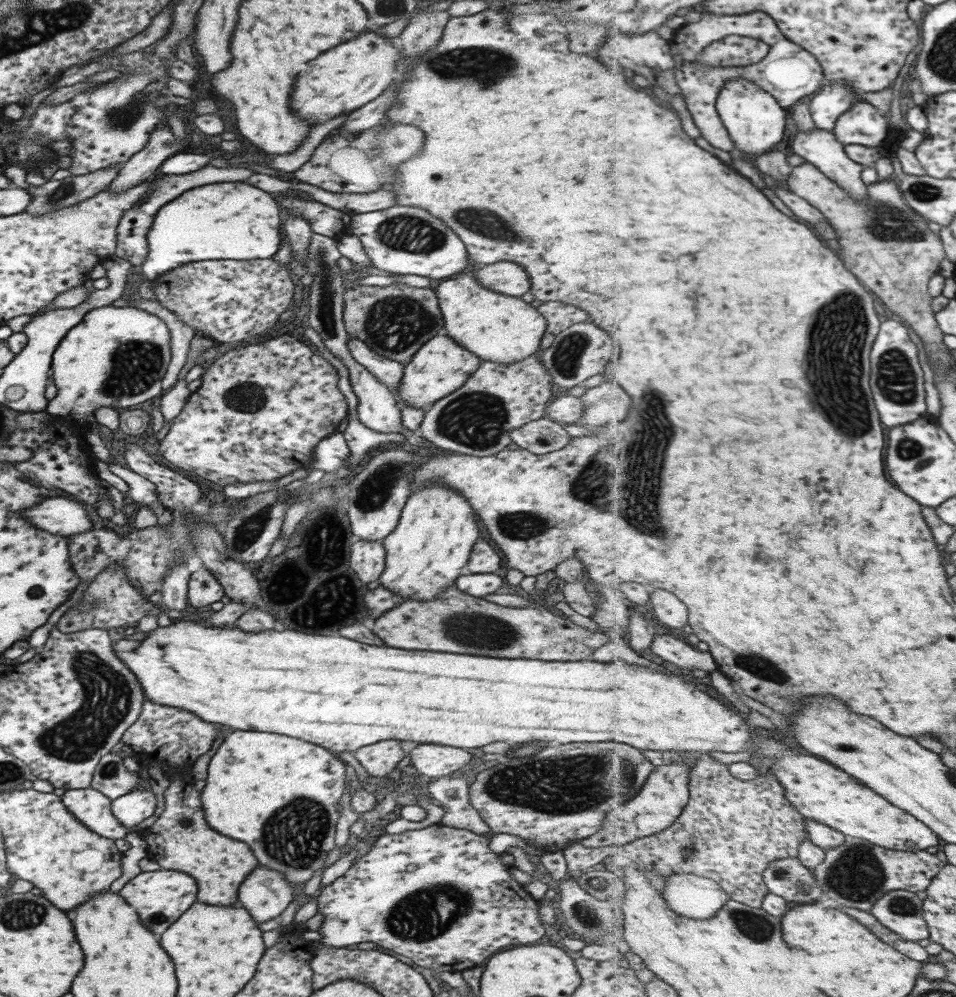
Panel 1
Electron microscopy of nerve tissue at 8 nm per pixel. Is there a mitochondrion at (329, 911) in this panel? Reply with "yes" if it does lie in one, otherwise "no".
no

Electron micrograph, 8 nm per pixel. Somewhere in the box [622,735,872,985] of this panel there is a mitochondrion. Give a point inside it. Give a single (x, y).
(757, 928)

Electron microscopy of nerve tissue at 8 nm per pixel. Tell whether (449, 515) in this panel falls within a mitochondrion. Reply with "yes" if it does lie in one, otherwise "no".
no

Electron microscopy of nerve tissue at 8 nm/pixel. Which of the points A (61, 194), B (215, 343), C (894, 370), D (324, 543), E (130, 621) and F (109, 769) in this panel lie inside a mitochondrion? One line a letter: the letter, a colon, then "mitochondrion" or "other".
A: mitochondrion
B: other
C: mitochondrion
D: other
E: other
F: mitochondrion

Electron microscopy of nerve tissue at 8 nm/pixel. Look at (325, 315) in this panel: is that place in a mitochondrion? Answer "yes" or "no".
yes

